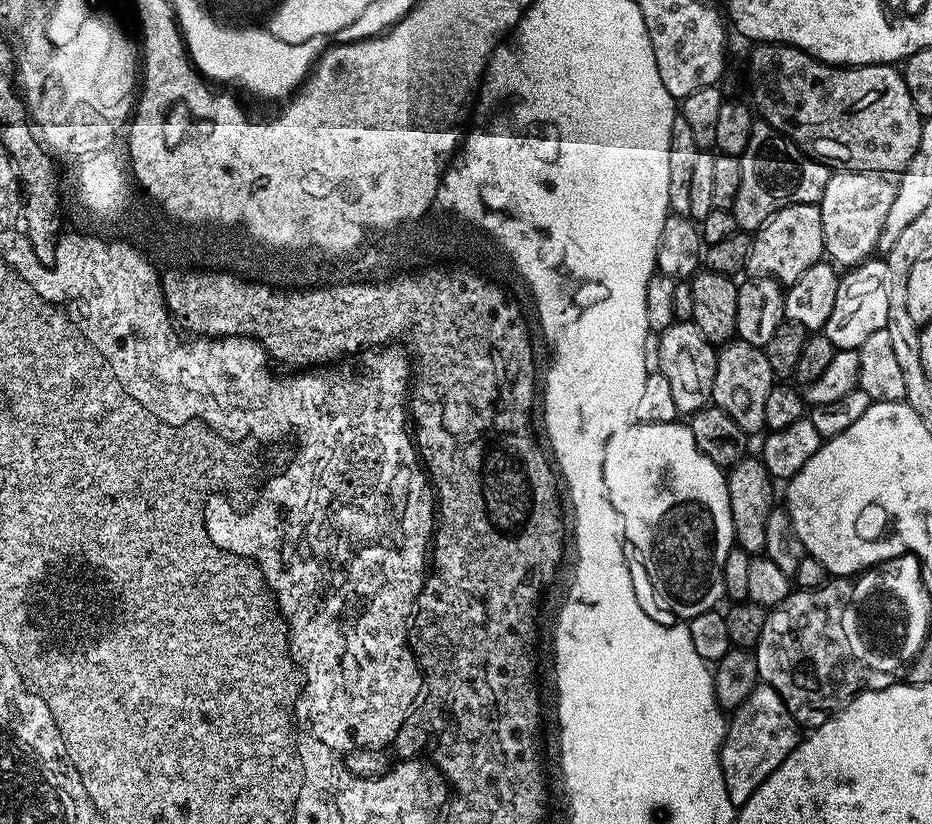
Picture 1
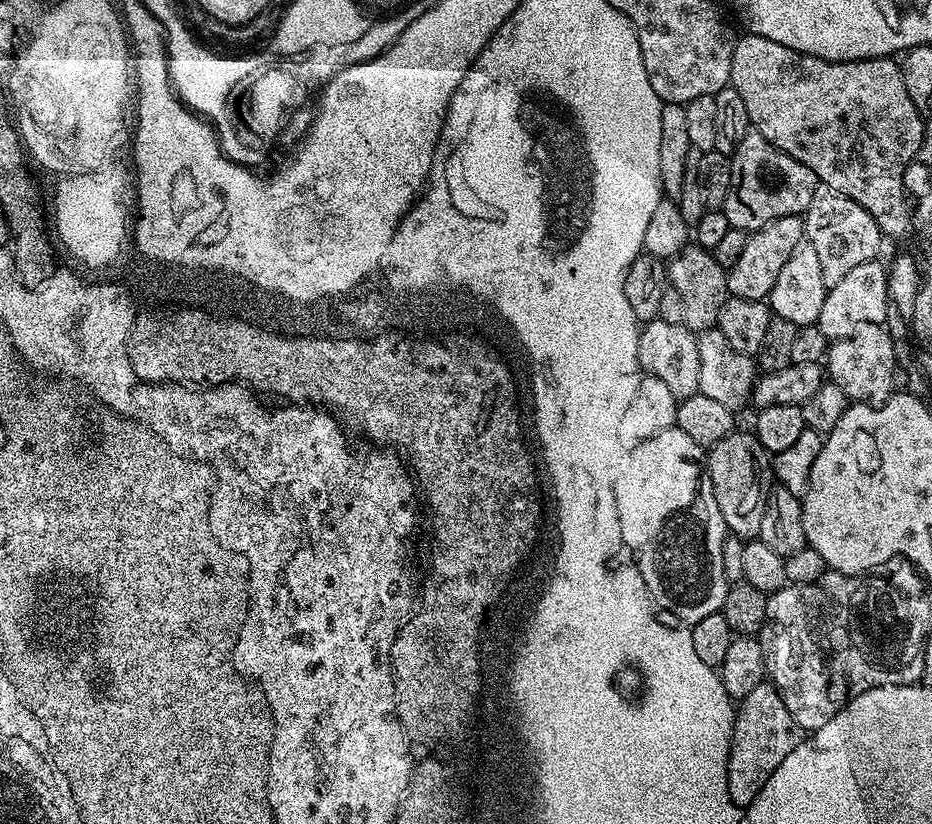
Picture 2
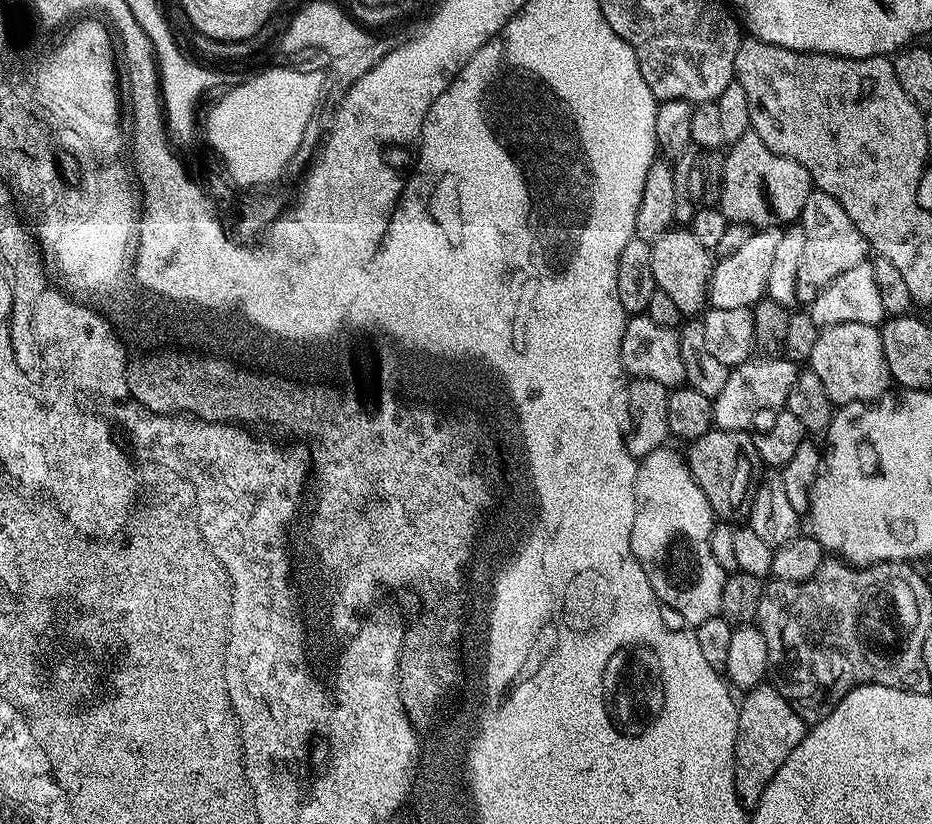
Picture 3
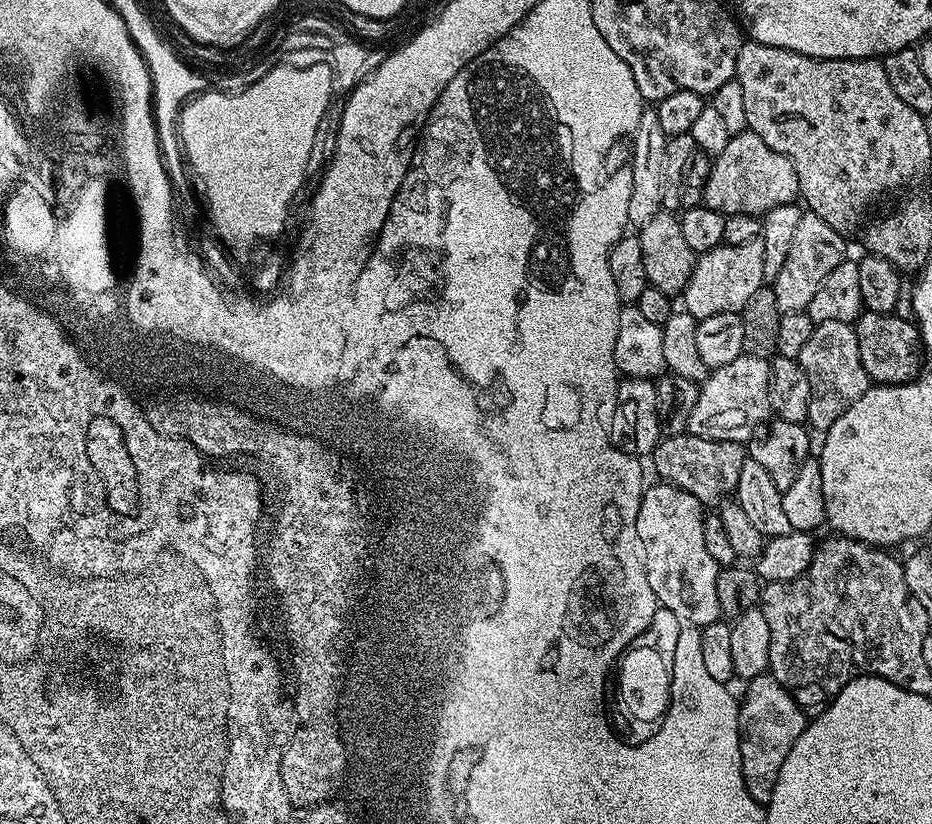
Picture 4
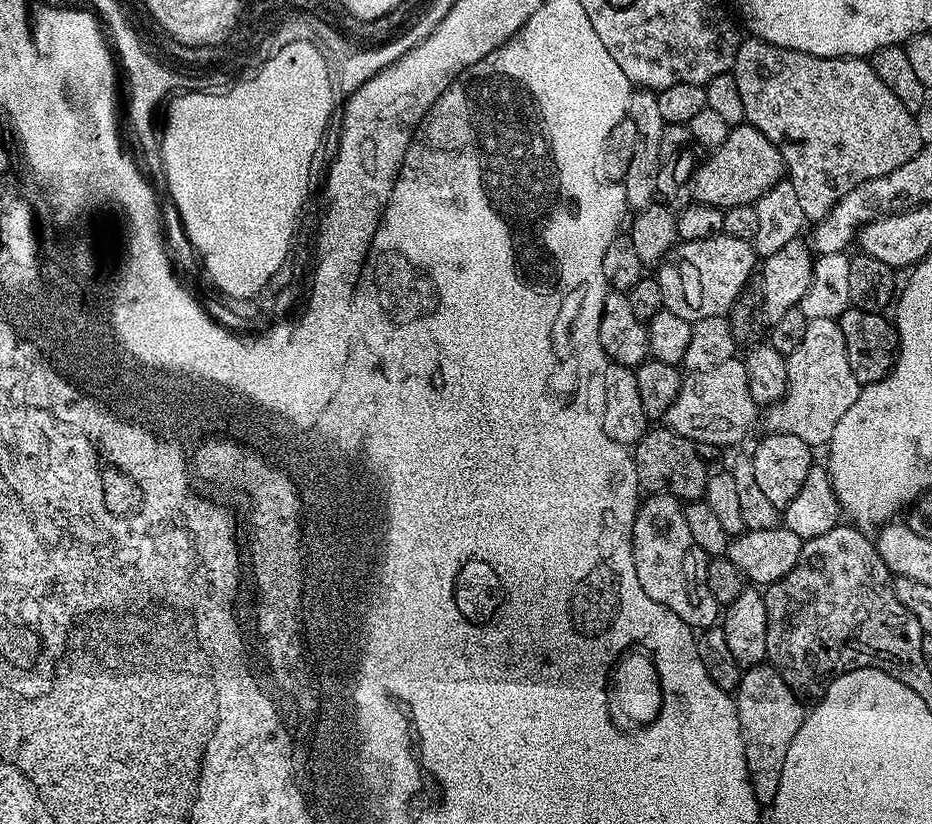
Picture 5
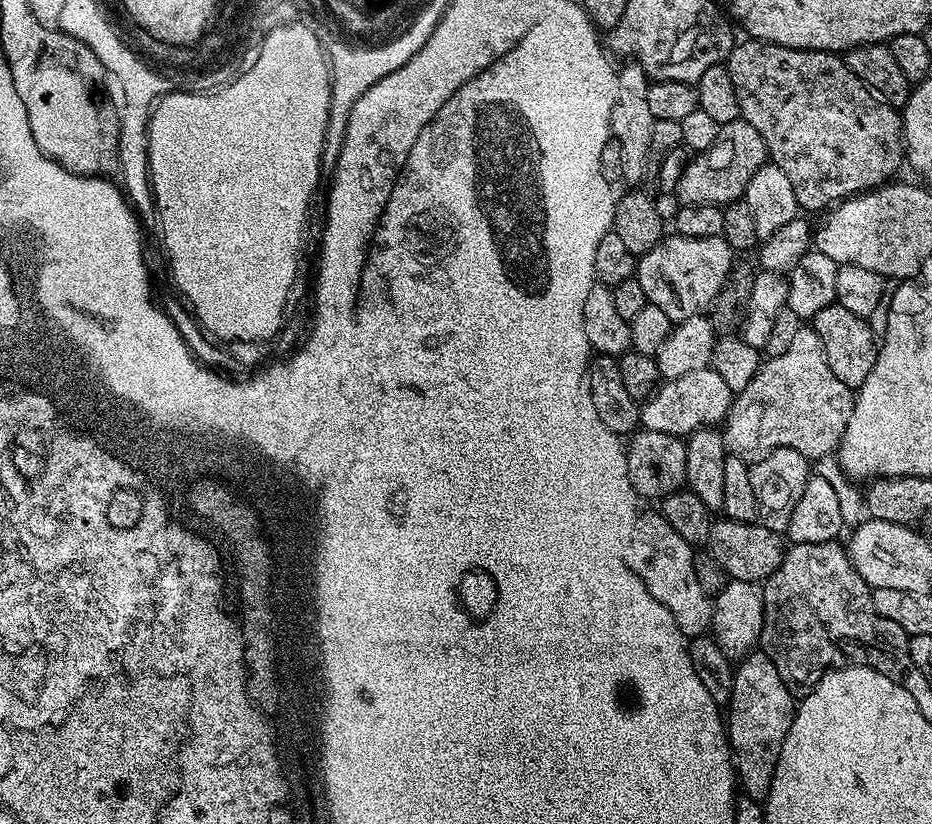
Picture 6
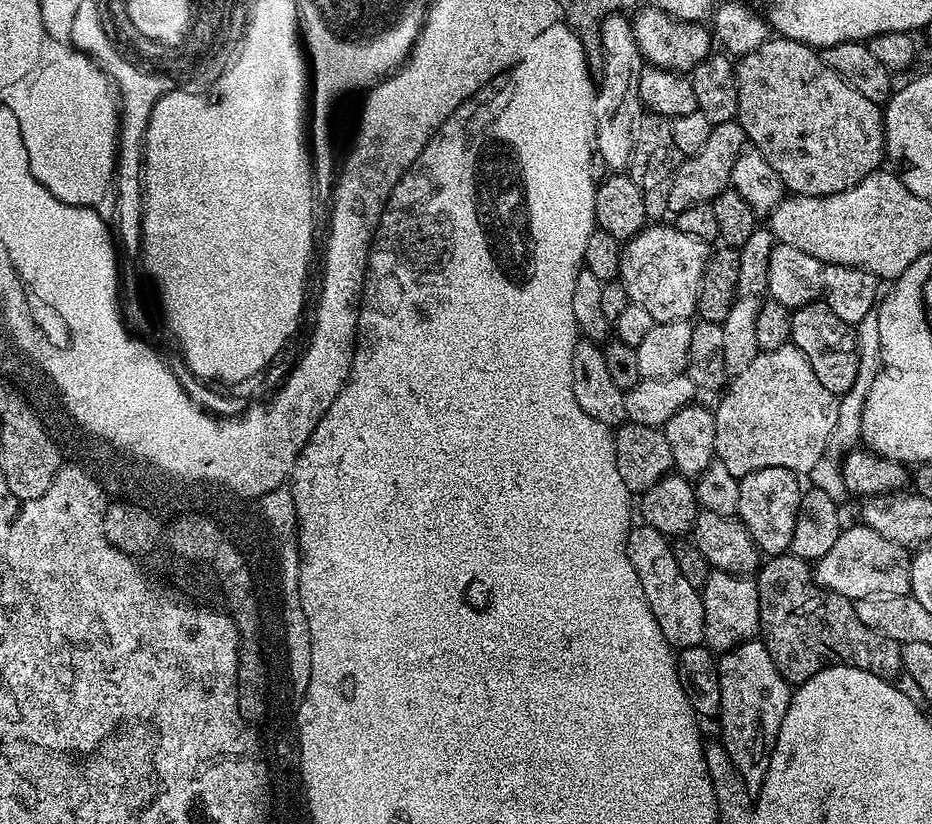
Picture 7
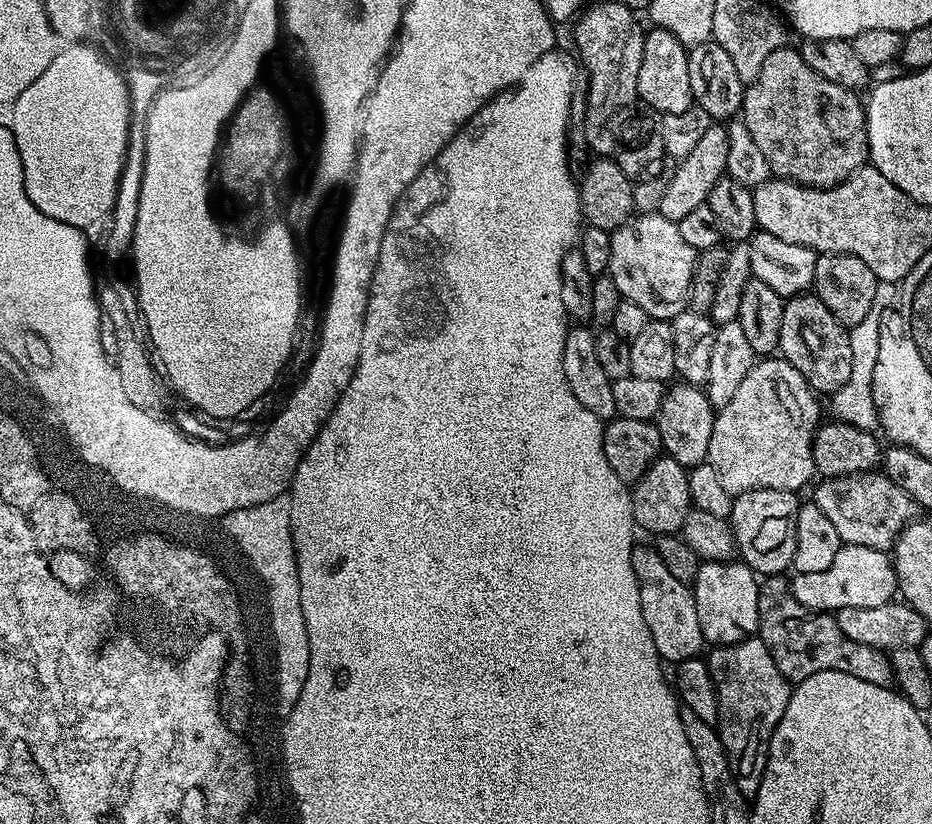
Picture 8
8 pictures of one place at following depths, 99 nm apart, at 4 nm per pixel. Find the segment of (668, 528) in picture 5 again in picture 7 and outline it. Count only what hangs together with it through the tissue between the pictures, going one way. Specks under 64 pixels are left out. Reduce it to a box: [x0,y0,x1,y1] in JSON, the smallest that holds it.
[628,523,704,646]

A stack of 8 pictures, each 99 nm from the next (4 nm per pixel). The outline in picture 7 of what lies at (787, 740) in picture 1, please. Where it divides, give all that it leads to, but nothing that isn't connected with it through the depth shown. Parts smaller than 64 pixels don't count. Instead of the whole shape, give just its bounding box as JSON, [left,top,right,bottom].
[718,638,793,798]

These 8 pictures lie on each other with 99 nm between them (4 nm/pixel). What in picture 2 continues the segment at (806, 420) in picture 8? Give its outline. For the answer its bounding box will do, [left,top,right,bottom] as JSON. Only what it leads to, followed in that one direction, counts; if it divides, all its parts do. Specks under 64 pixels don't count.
[826,324,898,406]

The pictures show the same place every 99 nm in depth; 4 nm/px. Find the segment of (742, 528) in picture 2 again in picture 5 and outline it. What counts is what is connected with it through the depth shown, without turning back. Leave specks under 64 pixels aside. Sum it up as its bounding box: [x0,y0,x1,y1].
[632,426,710,502]

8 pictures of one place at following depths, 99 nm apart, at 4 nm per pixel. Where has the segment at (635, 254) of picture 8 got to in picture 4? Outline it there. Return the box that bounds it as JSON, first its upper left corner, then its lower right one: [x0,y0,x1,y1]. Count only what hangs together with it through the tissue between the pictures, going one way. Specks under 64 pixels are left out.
[682,238,765,322]

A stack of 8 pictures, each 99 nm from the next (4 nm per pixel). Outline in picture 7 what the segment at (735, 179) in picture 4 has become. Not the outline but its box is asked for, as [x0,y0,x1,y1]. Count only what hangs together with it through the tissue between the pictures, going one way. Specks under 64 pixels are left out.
[667,120,746,214]

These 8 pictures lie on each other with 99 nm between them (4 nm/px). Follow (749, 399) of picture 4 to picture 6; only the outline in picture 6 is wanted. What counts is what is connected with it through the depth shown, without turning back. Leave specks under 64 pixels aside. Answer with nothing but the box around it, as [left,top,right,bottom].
[639,366,733,438]

